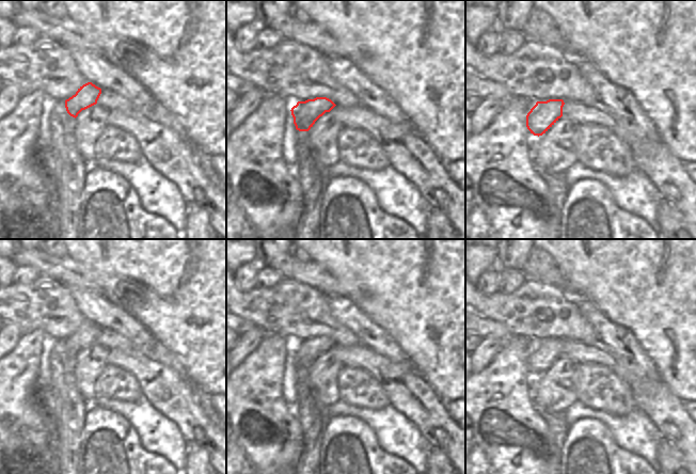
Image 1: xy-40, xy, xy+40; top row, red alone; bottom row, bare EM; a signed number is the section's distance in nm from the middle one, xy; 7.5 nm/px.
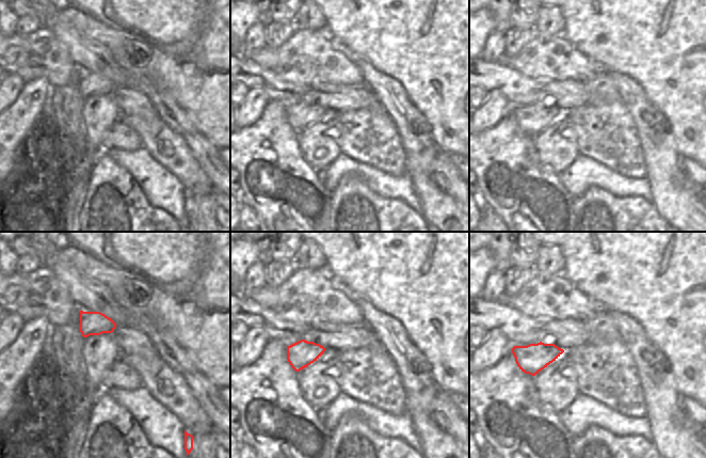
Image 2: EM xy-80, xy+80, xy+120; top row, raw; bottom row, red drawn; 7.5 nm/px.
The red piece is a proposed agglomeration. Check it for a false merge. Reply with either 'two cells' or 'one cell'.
two cells

